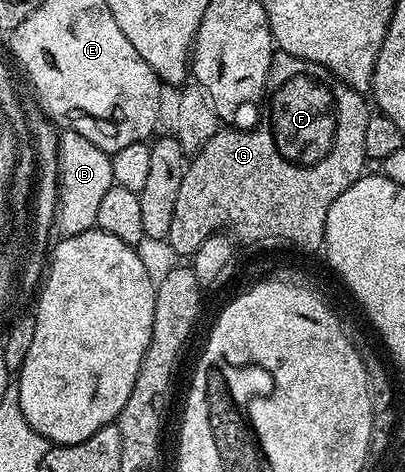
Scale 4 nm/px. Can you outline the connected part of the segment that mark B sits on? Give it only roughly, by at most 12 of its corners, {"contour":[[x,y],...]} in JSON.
{"contour":[[58,136],[57,230],[93,231],[116,186],[110,155]]}

